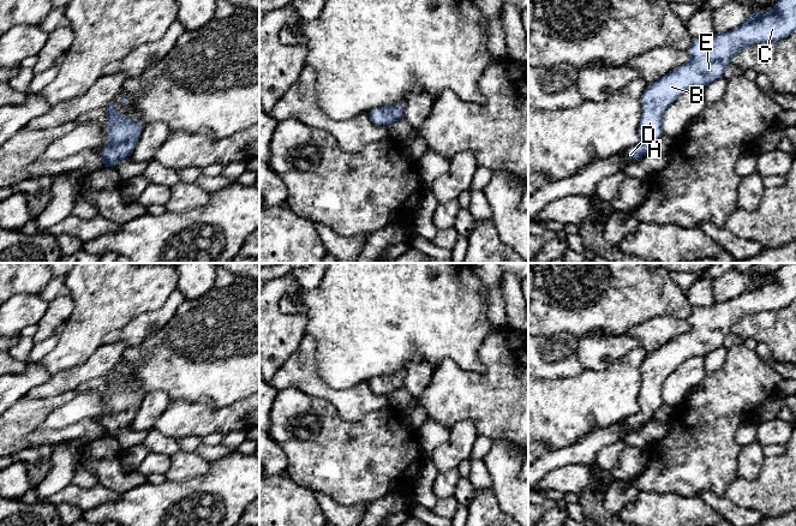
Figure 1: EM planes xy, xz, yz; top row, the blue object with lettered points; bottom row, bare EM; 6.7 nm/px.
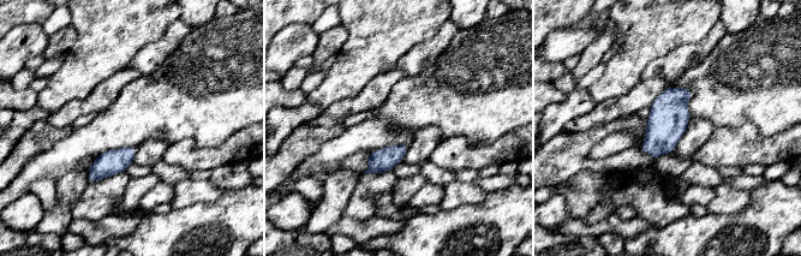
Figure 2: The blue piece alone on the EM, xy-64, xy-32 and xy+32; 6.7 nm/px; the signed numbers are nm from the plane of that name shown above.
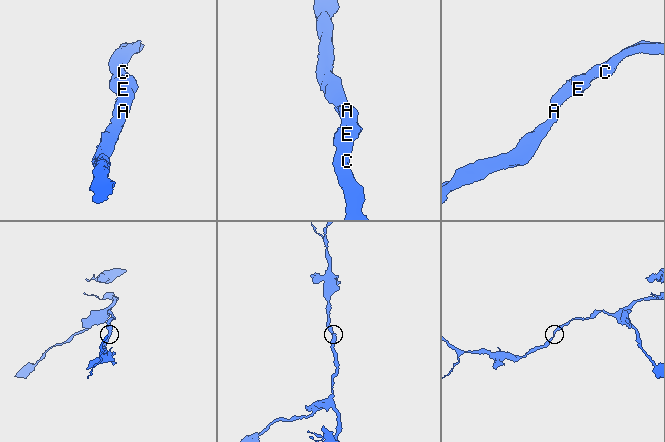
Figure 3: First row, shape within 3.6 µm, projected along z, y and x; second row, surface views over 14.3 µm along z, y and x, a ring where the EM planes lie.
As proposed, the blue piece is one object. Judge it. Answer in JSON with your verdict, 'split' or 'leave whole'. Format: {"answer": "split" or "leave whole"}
{"answer": "leave whole"}

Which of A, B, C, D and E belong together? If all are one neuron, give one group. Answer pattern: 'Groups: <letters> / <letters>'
Groups: A B C D E

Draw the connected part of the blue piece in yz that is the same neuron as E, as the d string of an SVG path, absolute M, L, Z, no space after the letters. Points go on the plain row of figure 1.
M785 263L771 281L752 280L740 295L693 307L687 322L690 330L681 334L656 352L647 353L641 364L642 387L639 393L640 411L623 420L638 431L664 404L663 384L668 376L693 357L705 357L724 345L734 325L752 312L778 311L796 299L796 263Z

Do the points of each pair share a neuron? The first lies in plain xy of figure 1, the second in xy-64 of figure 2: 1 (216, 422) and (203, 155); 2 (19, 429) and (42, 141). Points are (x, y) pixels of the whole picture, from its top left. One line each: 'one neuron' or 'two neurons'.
1: one neuron
2: one neuron

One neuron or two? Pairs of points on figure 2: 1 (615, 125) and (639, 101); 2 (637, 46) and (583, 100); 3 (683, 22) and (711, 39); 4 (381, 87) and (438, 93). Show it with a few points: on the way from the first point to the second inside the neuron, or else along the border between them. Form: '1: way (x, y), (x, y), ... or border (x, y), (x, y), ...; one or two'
1: border (632, 113), (598, 126); two
2: border (587, 89), (596, 102); two
3: border (719, 19), (700, 40), (679, 46); two
4: border (406, 76), (393, 87), (386, 101), (376, 111); two

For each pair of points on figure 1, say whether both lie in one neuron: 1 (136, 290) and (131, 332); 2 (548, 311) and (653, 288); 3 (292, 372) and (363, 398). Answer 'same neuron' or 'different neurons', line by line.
1: different neurons
2: same neuron
3: same neuron

